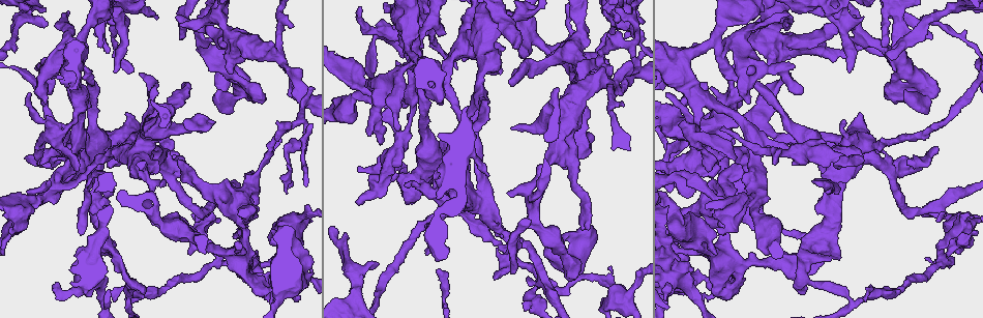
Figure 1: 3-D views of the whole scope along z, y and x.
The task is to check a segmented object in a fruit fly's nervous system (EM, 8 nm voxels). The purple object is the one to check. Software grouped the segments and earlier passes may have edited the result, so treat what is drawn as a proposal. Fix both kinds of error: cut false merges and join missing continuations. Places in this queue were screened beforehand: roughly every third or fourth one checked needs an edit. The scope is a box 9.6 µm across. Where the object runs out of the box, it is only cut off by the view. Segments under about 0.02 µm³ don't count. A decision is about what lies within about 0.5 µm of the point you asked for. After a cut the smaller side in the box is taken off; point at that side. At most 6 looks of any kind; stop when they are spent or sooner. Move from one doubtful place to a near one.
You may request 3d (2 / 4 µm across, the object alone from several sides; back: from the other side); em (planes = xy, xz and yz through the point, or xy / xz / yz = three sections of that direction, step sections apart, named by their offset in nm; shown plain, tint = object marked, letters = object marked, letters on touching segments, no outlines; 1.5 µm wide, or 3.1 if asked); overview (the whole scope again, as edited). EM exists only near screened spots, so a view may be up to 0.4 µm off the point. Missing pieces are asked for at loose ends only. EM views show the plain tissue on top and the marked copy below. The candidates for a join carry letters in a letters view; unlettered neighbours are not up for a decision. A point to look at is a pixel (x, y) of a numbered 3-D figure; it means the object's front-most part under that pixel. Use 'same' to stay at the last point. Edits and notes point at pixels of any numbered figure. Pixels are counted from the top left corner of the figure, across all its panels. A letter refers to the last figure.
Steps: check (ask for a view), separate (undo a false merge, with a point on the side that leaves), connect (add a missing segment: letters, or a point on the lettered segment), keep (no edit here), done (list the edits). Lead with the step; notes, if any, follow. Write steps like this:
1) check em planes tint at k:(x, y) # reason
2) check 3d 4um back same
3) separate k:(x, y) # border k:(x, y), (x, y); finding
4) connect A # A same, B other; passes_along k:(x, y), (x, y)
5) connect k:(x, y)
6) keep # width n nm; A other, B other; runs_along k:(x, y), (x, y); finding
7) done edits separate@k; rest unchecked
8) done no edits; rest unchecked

check em planes letters at 1:(399, 128) # an open end

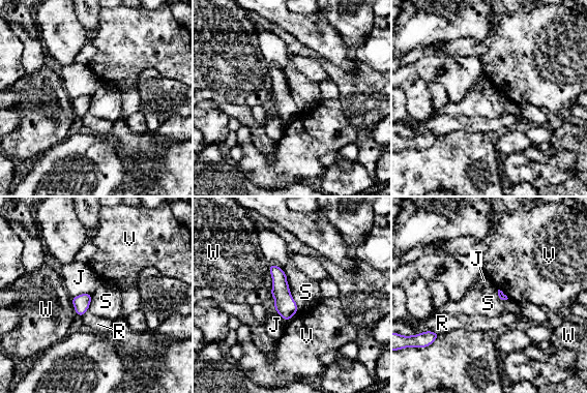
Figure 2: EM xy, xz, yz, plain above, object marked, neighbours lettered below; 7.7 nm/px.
keep # longest_contact S 340 nm; J other, R other, S other, V other, W other; border 2:(498, 289), (508, 298); none of them fits

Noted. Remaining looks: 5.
check em planes letters at 1:(178, 160)

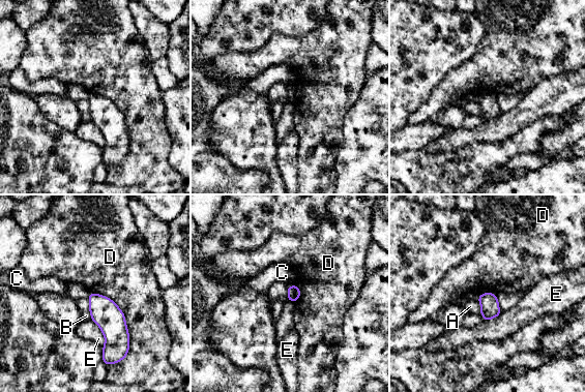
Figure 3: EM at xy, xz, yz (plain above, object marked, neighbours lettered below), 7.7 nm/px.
keep # A other, B other, C other, D other, E other; border 3:(91, 291), (124, 315), (124, 358); none of them fits

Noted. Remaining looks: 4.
check 3d 4um at 1:(130, 304)

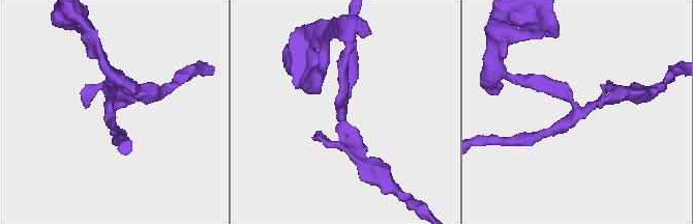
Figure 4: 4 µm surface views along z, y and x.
check em planes letters at 4:(339, 115) # now the EM

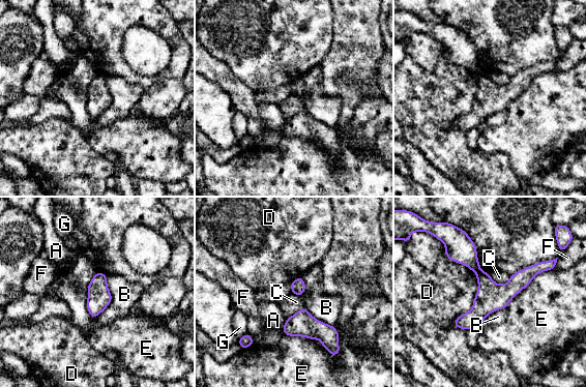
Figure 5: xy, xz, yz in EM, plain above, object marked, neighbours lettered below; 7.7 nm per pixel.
separate 5:(490, 297) # width 70 nm; longest_contact D 700 nm; A other, B other, C other, D other, E other, F other, G other; two neurons meet here

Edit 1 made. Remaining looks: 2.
done edits separate@5; rest unchecked

